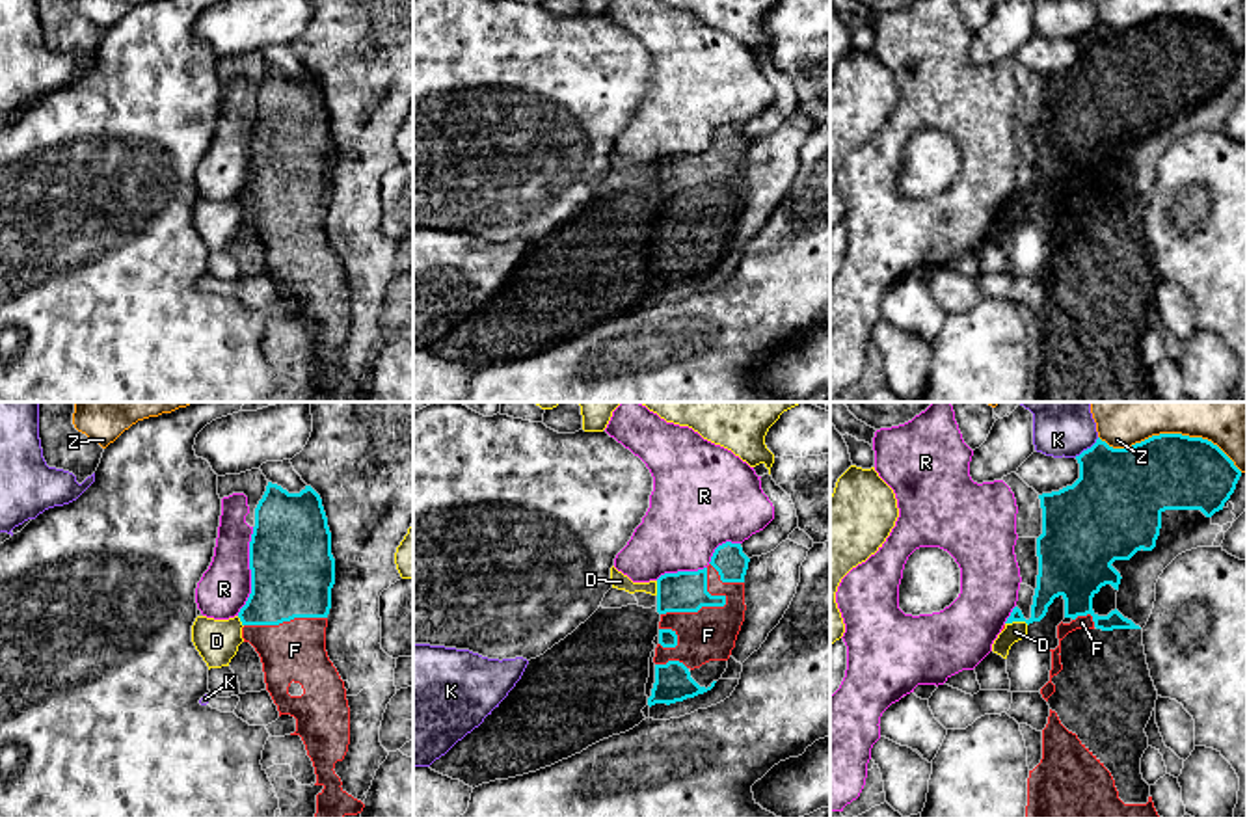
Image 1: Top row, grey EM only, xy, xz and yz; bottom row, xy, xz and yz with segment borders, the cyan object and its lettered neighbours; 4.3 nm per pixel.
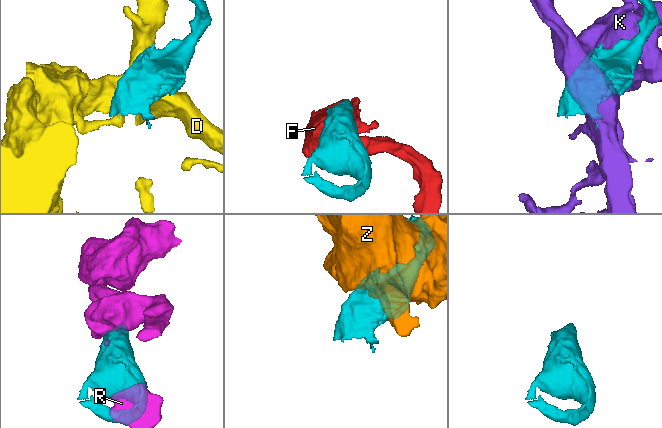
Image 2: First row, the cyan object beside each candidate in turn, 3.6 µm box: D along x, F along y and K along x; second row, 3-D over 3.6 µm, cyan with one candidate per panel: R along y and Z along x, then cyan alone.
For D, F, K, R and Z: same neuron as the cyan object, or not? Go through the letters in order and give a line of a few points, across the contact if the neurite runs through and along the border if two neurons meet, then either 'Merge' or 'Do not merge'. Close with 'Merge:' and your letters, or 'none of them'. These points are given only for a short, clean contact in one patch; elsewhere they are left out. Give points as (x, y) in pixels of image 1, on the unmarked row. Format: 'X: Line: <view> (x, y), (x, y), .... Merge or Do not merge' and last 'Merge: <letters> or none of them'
D: Line: yz (1005, 205), (1028, 207). Do not merge
F: Merge
K: Do not merge
R: Do not merge
Z: Do not merge
Merge: F

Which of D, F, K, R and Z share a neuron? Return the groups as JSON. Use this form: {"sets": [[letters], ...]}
{"sets": [["D"], ["F"], ["K"], ["R"], ["Z"]]}

